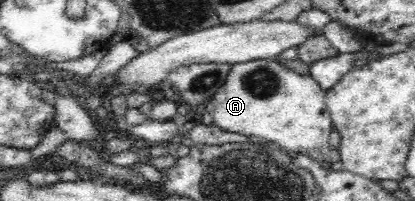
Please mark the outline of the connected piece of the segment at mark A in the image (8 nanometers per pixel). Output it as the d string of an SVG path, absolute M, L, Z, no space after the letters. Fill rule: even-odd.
M274 58L233 64L226 83L202 106L199 113L204 125L218 127L224 131L248 137L260 137L260 139L266 139L268 143L280 147L287 153L294 151L294 153L309 155L318 163L330 162L333 164L338 162L340 158L338 148L333 149L328 144L332 118L326 107L326 92L311 74L298 74L279 64Z

